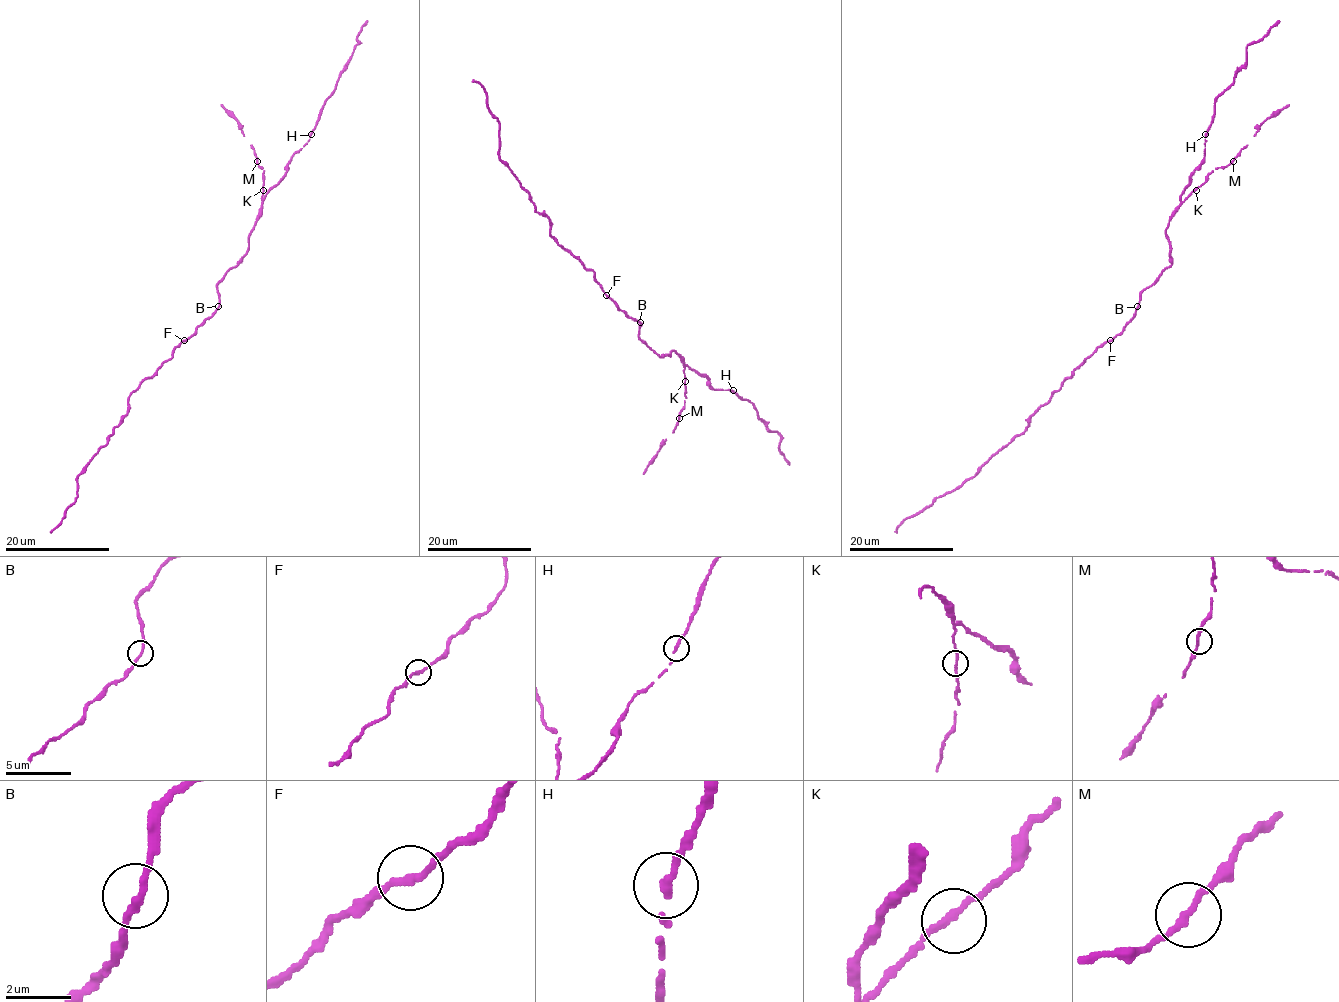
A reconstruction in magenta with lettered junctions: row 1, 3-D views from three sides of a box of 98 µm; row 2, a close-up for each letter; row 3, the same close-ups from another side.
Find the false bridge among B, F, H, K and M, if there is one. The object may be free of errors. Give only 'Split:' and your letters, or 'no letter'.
Split: no letter

